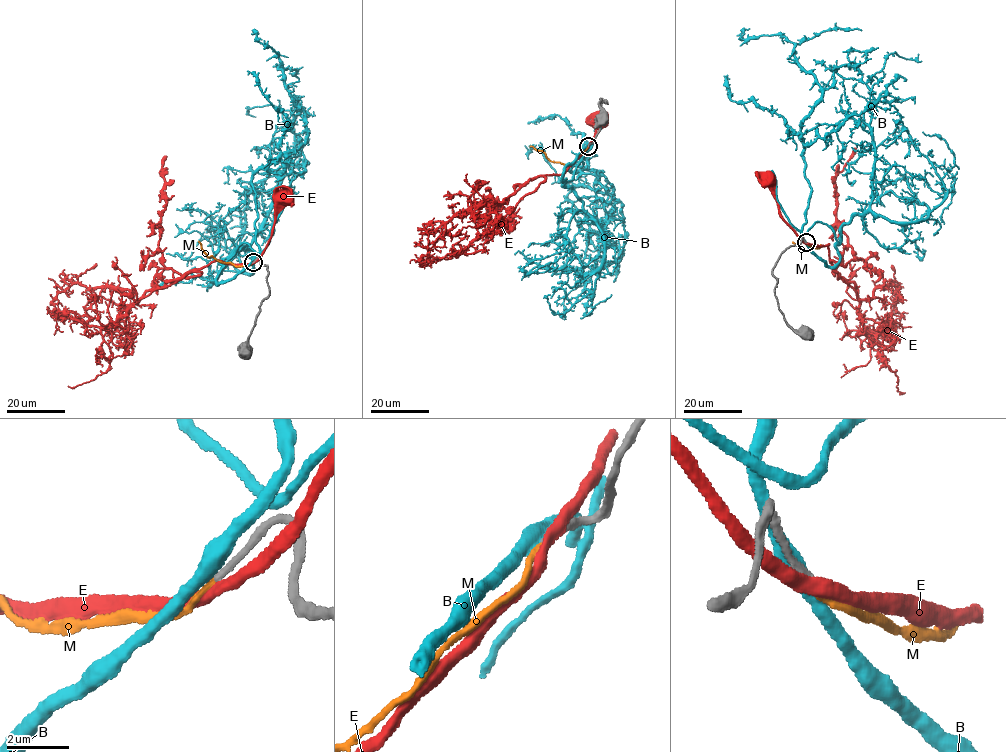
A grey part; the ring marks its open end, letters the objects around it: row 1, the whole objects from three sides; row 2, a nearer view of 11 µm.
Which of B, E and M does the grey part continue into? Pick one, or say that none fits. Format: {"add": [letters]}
{"add": ["M"]}

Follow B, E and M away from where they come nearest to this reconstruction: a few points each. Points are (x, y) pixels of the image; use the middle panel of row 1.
B: (588, 145), (563, 185), (603, 233), (592, 298), (581, 280), (597, 269), (556, 269)
E: (589, 145), (594, 136), (595, 127), (592, 124), (598, 121)
M: (588, 145), (569, 164), (550, 160), (543, 152), (529, 146)

